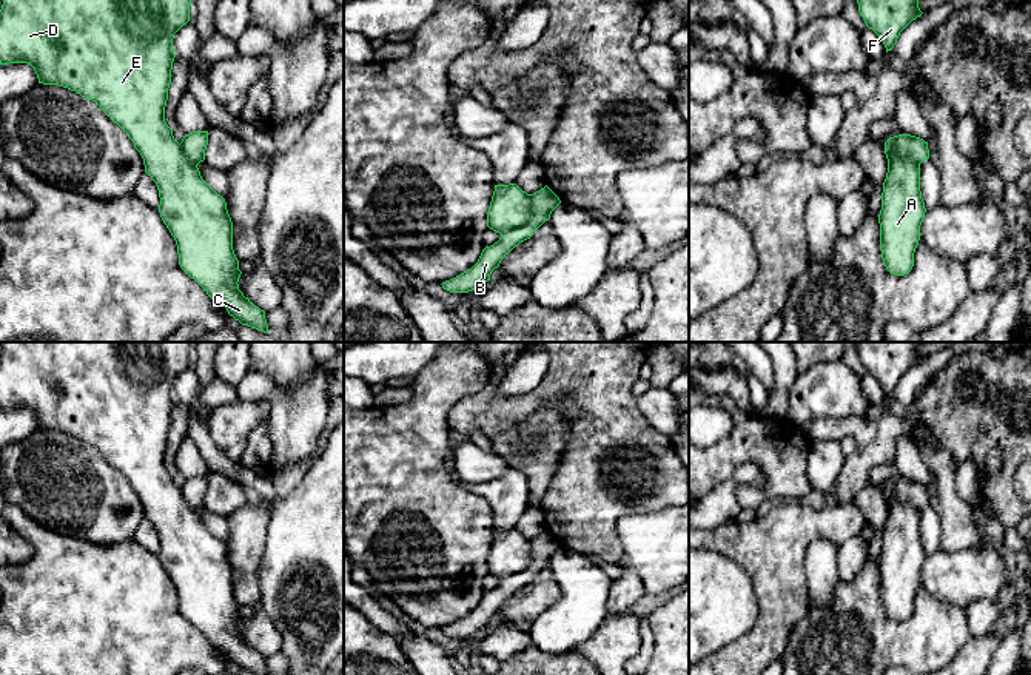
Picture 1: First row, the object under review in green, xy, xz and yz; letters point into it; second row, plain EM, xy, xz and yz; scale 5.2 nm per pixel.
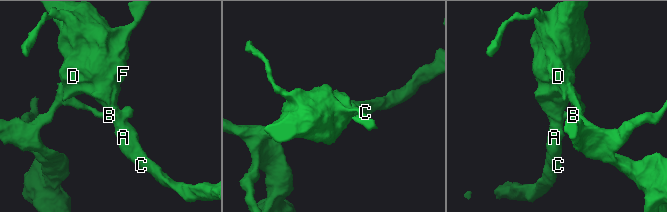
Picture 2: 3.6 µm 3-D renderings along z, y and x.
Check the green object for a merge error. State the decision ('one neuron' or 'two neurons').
two neurons

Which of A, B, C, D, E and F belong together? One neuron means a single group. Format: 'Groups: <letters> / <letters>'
Groups: A C D E F / B

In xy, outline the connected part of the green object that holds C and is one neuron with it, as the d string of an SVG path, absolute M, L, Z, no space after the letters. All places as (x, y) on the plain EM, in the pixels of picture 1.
M3 342L0 354L0 410L28 408L39 428L59 430L96 447L117 468L140 498L145 518L156 527L159 558L177 590L180 613L228 660L256 675L268 675L265 657L239 635L239 606L233 595L233 567L225 544L190 509L173 475L165 467L165 452L174 407L174 379L190 367L190 342Z

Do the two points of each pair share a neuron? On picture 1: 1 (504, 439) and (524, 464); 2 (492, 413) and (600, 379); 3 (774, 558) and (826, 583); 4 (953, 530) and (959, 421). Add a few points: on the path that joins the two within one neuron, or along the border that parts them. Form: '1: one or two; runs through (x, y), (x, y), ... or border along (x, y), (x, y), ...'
1: one; runs through (504, 447), (517, 461)
2: one; runs through (518, 407), (574, 384)
3: two; border along (819, 538), (809, 546), (805, 560), (811, 601)
4: two; border along (933, 435), (957, 464)

